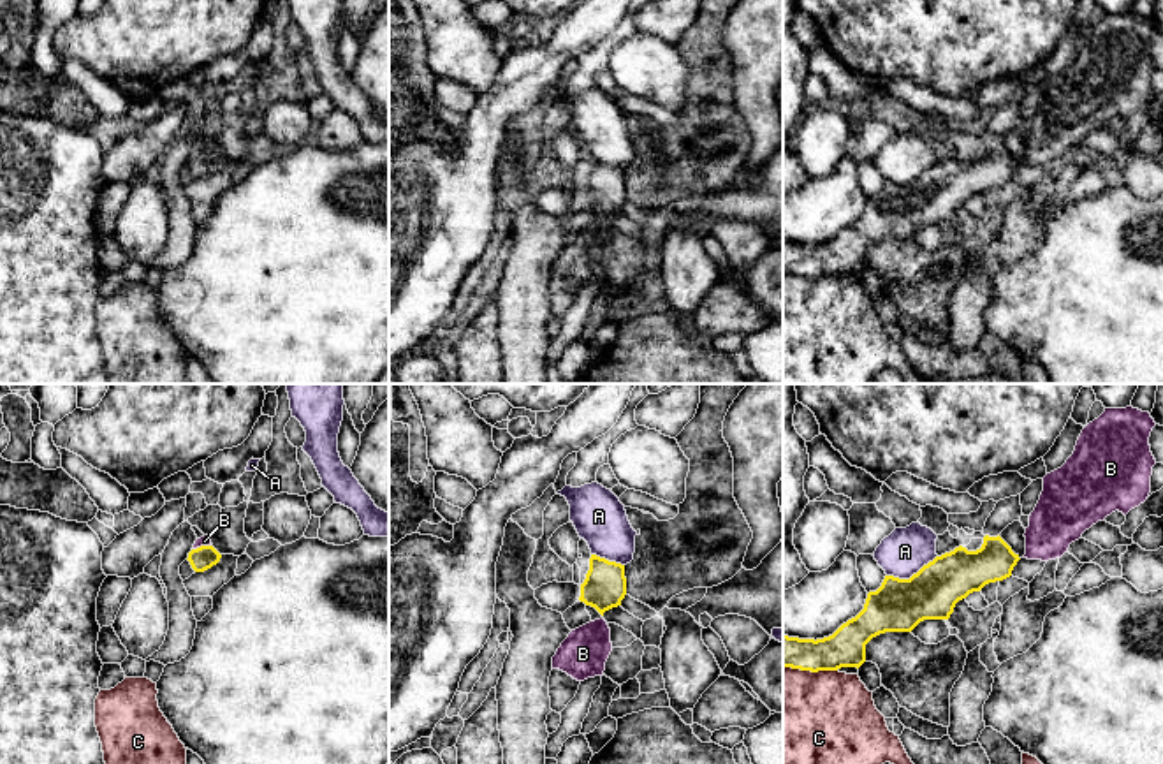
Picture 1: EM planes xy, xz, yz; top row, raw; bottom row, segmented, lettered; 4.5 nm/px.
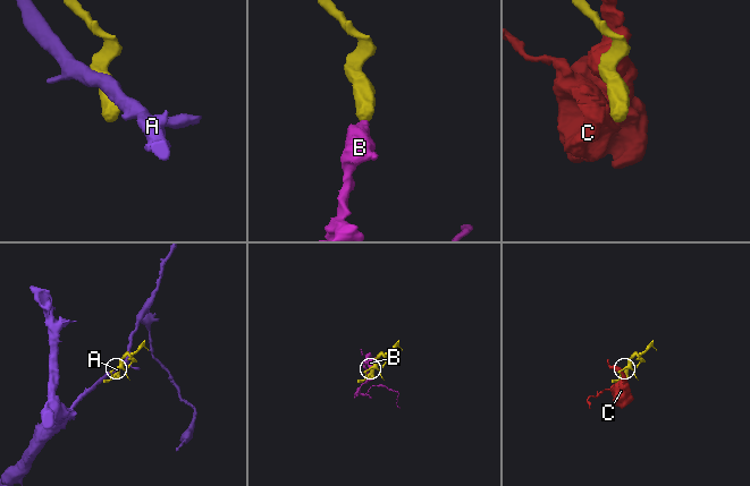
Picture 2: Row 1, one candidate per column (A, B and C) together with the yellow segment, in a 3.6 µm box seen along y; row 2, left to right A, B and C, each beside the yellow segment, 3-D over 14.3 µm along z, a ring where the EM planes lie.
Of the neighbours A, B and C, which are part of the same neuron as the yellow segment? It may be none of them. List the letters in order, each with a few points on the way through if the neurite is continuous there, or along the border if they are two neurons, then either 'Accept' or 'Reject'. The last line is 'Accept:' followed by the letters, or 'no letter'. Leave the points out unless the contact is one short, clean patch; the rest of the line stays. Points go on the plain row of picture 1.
A: Boundary: yz (936, 161), (908, 183), (887, 182). Reject
B: Path across: xy (204, 162), (201, 152), (204, 146). Accept
C: Reject
Accept: B

